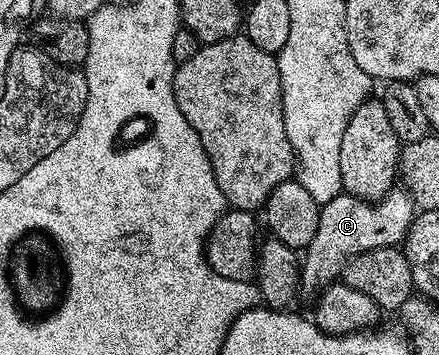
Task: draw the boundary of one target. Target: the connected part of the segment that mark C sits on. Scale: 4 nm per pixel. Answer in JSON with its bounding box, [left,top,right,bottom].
[304,187,415,283]

